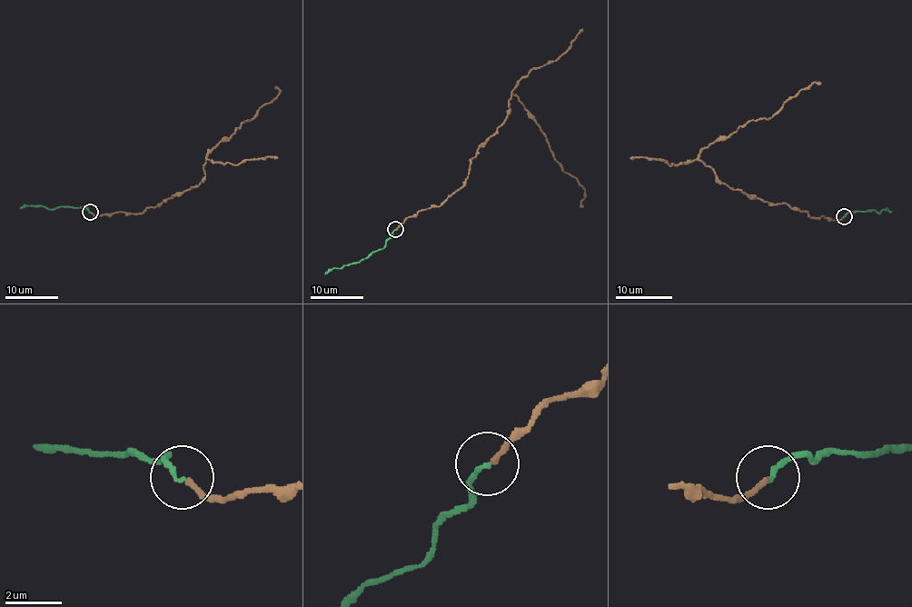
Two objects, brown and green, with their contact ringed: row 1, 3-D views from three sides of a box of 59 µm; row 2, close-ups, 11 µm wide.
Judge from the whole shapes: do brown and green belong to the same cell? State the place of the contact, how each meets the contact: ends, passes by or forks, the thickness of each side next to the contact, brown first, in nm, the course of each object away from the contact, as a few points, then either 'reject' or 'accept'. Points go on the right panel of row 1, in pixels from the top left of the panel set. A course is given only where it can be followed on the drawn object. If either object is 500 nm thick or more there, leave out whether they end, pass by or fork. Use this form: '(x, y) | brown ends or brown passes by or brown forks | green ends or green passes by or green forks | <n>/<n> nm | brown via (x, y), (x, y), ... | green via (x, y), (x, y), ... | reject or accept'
(844, 216) | brown ends | green ends | 180/150 nm | brown via (844, 217), (810, 217), (733, 190), (699, 159), (705, 147), (750, 120), (769, 119), (802, 89), (820, 84) | green via (844, 215), (850, 212), (891, 212) | accept

